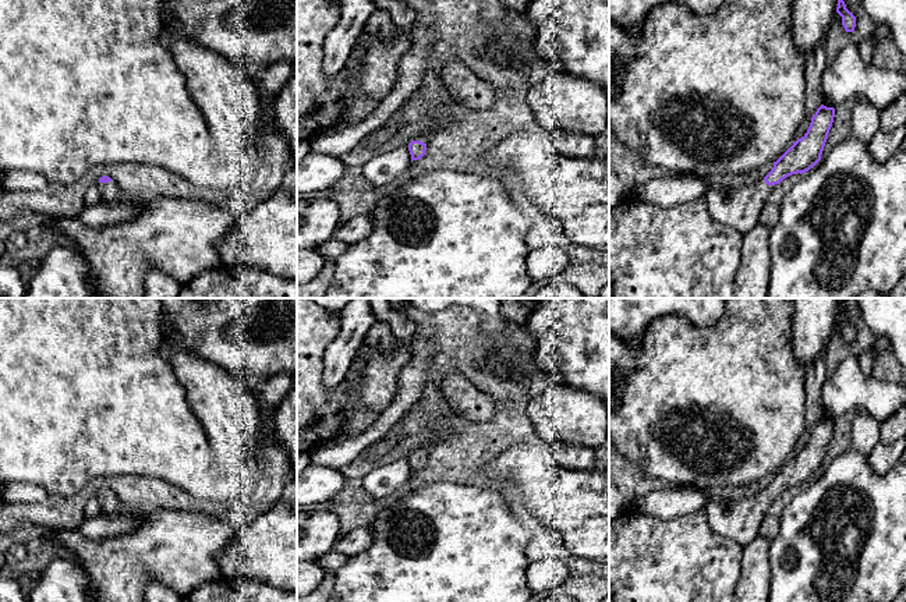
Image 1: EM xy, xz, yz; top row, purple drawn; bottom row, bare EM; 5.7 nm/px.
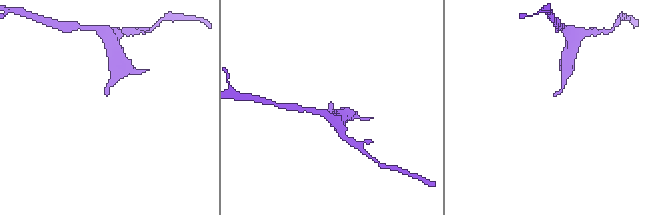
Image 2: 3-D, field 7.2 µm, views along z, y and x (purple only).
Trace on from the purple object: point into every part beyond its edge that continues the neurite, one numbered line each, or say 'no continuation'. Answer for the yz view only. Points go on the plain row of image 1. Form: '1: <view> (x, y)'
1: yz (739, 520)

